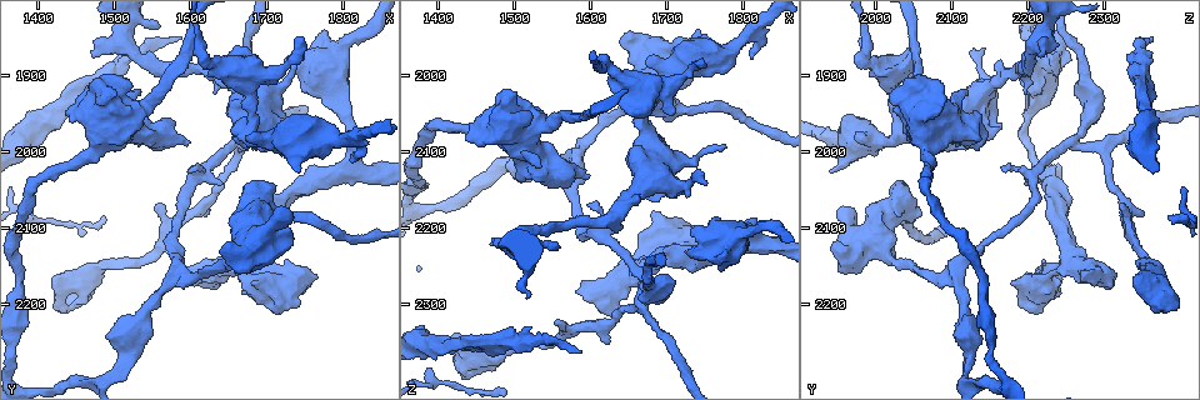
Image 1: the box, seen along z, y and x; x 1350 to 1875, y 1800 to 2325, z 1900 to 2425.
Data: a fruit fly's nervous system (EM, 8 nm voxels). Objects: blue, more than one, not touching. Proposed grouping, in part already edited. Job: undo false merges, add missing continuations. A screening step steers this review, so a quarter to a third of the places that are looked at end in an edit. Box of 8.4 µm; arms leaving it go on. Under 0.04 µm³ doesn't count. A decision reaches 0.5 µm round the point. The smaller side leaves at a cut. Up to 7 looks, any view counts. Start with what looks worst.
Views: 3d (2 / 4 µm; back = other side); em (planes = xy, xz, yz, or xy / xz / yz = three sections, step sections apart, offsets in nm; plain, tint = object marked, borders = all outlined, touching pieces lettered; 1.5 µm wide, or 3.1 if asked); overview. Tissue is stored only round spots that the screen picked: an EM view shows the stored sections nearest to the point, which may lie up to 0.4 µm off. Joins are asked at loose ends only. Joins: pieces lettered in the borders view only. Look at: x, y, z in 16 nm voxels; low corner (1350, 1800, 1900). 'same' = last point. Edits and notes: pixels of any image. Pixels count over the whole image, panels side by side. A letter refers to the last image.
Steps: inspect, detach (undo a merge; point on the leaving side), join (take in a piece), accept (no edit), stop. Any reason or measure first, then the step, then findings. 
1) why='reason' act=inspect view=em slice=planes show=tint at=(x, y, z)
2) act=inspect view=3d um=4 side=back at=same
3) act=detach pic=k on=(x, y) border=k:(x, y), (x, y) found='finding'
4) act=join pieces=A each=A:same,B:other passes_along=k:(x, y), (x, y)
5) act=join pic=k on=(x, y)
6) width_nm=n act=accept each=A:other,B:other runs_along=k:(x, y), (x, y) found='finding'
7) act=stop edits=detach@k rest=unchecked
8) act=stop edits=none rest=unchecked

why='long arm stops here' act=inspect view=3d um=2 at=(1585, 1850, 2360)

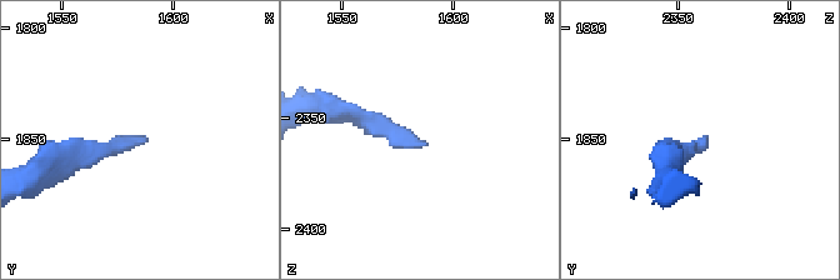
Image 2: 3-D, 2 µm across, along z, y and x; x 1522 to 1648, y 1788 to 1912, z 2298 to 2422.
act=inspect view=em slice=planes show=tint at=(1586, 1849, 2363)

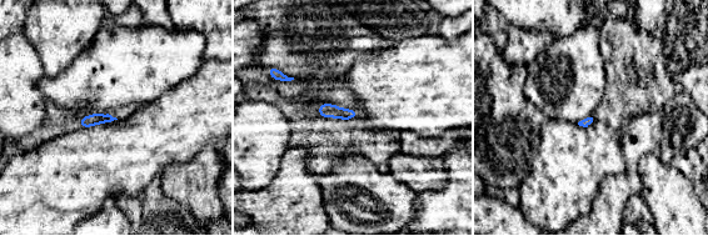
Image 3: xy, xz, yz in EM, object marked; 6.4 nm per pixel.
why='what lies round it' act=inspect view=em slice=planes show=borders at=same

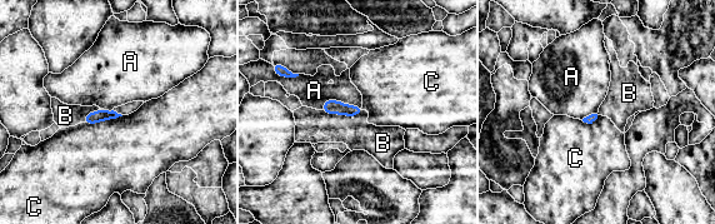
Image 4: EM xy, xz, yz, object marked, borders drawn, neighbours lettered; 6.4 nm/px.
act=join pieces=B each=A:other,B:same,C:other passes_along=4:(331, 106), (343, 114), (313, 125) found='the cell continues'

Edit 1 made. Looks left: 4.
why='branch stops here' act=inspect view=em slice=xz step=8 show=borders at=(1740, 1850, 1980)

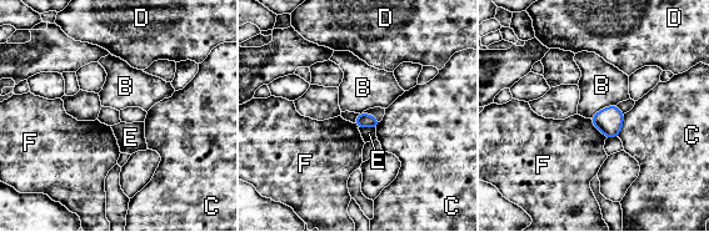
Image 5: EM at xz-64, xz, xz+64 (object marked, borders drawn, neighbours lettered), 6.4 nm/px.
act=inspect view=em slice=planes show=borders at=same

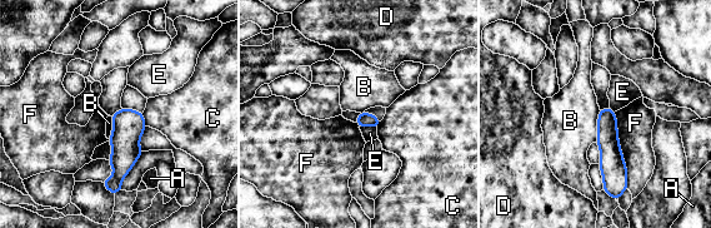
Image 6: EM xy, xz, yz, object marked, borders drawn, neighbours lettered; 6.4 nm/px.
act=accept each=A:other,B:other,C:other,D:other,E:other,F:other runs_along=6:(607, 110), (612, 186) found='none of them fits'

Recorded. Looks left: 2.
why='three arms meet' act=inspect view=em slice=xy step=4 show=borders at=(1675, 1980, 2035)

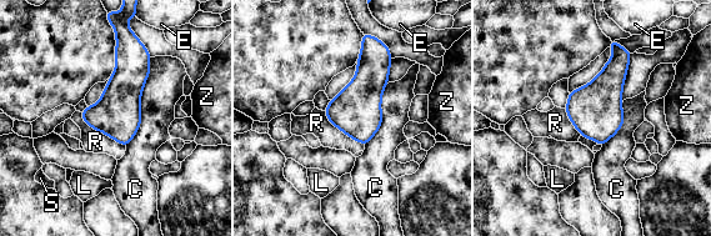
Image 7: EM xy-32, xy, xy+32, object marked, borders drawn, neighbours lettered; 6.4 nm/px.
act=accept each=C:other,E:other,L:other,R:other,S:other,Z:other border=7:(80, 113), (89, 125), (125, 146) found='one cell here'

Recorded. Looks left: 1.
act=stop edits=join@4 rest=unchecked

